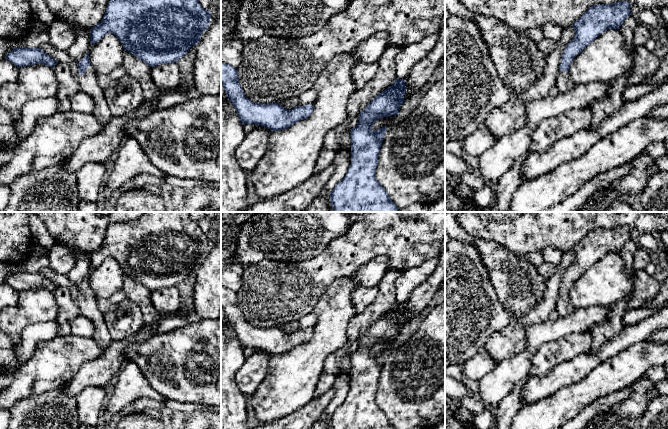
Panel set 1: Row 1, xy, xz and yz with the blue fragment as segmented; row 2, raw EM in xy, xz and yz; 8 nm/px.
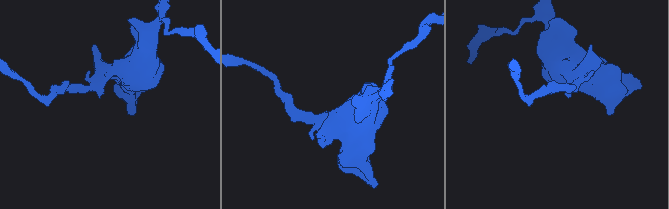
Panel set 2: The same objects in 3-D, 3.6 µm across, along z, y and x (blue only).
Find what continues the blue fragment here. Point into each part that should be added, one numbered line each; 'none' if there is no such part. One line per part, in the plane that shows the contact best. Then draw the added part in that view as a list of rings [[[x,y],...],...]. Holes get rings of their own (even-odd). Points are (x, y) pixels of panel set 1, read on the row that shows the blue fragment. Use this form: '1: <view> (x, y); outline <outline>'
1: xy (88, 82); outline [[[90,65],[84,74],[81,74],[78,79],[81,91],[87,93],[94,100],[94,115],[98,121],[104,126],[109,123],[113,117],[110,108],[104,96],[104,90],[100,87],[96,72]]]

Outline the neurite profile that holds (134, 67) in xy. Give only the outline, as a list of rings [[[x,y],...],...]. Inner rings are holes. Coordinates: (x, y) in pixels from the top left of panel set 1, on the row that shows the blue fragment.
[[[128,51],[124,52],[122,67],[135,78],[142,88],[143,98],[150,101],[158,95],[158,88],[151,77],[151,67]]]

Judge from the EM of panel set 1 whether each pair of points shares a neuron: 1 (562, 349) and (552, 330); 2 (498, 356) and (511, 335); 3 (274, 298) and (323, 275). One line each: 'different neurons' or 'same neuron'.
1: different neurons
2: same neuron
3: same neuron

